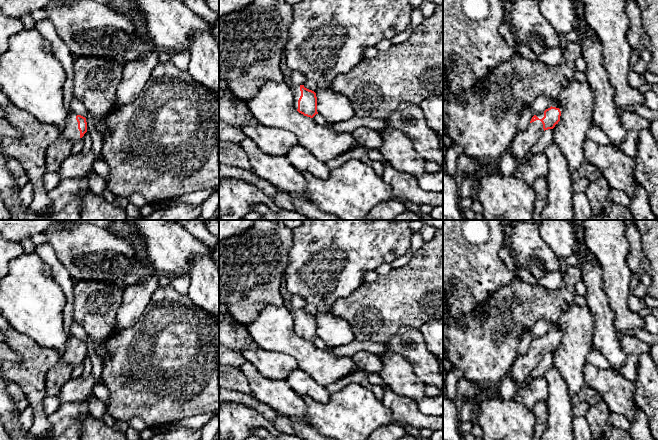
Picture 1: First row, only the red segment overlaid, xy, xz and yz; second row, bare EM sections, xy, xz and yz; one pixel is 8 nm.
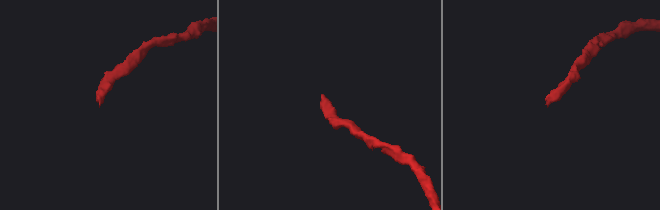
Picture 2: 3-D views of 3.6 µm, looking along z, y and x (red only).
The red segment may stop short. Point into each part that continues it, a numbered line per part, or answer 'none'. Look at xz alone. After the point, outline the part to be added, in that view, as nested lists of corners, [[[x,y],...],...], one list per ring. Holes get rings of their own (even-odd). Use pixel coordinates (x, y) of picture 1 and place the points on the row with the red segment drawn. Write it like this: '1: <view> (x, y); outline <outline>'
1: xz (295, 89); outline [[[284,76],[284,82],[286,82],[288,84],[288,86],[290,87],[290,89],[293,93],[295,109],[297,110],[298,109],[298,100],[301,96],[300,86],[294,85],[290,79],[290,76]]]

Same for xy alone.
1: xy (70, 132); outline [[[75,113],[69,114],[66,118],[65,127],[61,130],[61,136],[69,140],[72,145],[80,140],[80,131],[76,116],[77,114]]]

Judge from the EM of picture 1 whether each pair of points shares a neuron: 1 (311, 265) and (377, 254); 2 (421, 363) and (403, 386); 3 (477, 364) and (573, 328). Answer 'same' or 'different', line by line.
1: same
2: different
3: different

